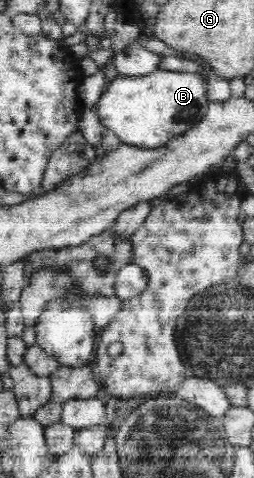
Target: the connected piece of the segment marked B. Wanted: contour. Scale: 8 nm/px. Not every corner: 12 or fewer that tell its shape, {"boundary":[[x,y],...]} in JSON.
{"boundary":[[199,73],[107,81],[96,104],[122,144],[157,148],[210,102]]}

